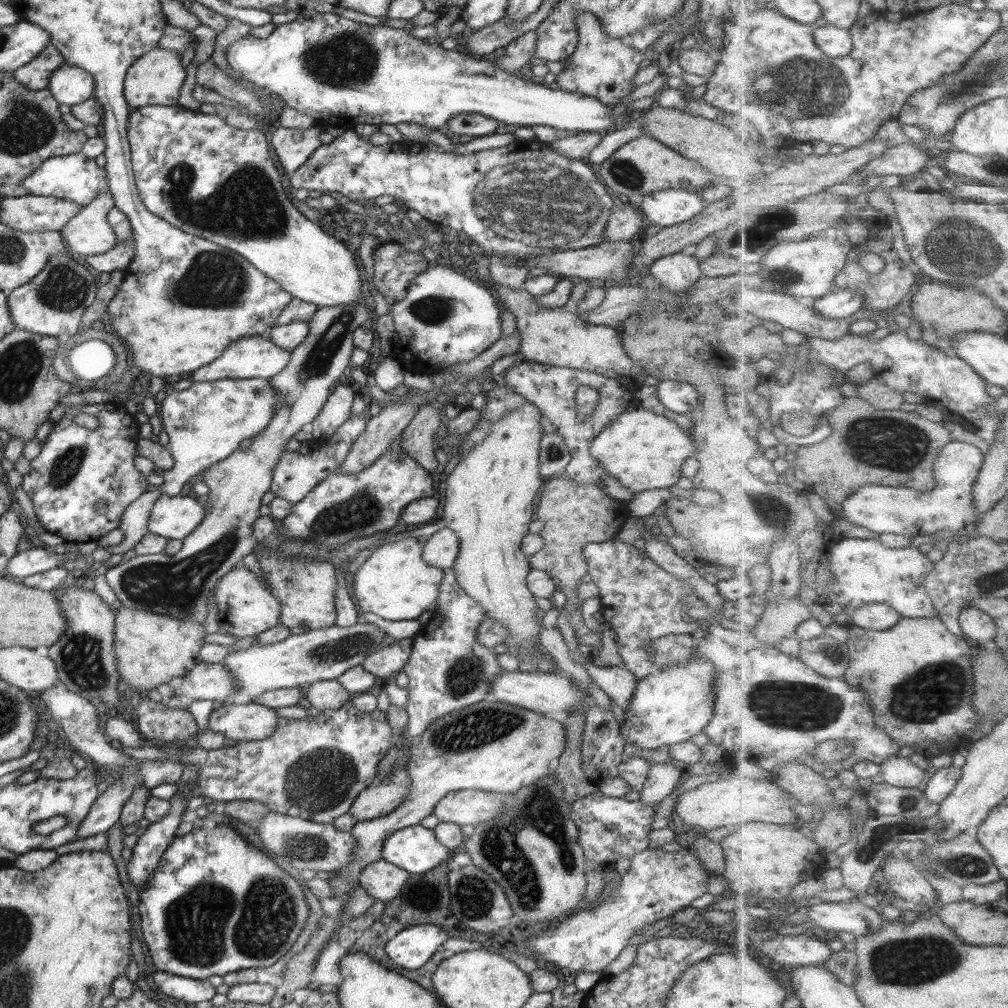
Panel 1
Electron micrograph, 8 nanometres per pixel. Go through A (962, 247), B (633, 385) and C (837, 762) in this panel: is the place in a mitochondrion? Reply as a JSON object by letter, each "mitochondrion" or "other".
{"A":"mitochondrion","B":"other","C":"other"}

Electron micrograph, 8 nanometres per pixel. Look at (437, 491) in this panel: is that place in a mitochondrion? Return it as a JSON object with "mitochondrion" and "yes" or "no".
{"mitochondrion":"no"}

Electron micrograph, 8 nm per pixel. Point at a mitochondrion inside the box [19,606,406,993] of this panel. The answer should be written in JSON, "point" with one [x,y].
{"point":[200,927]}

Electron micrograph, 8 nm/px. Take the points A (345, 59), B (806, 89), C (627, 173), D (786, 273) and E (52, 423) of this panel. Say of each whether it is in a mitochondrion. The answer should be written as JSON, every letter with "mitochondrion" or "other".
{"A":"mitochondrion","B":"mitochondrion","C":"mitochondrion","D":"mitochondrion","E":"other"}

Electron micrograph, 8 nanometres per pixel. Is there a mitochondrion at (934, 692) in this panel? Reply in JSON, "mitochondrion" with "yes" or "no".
{"mitochondrion":"yes"}

